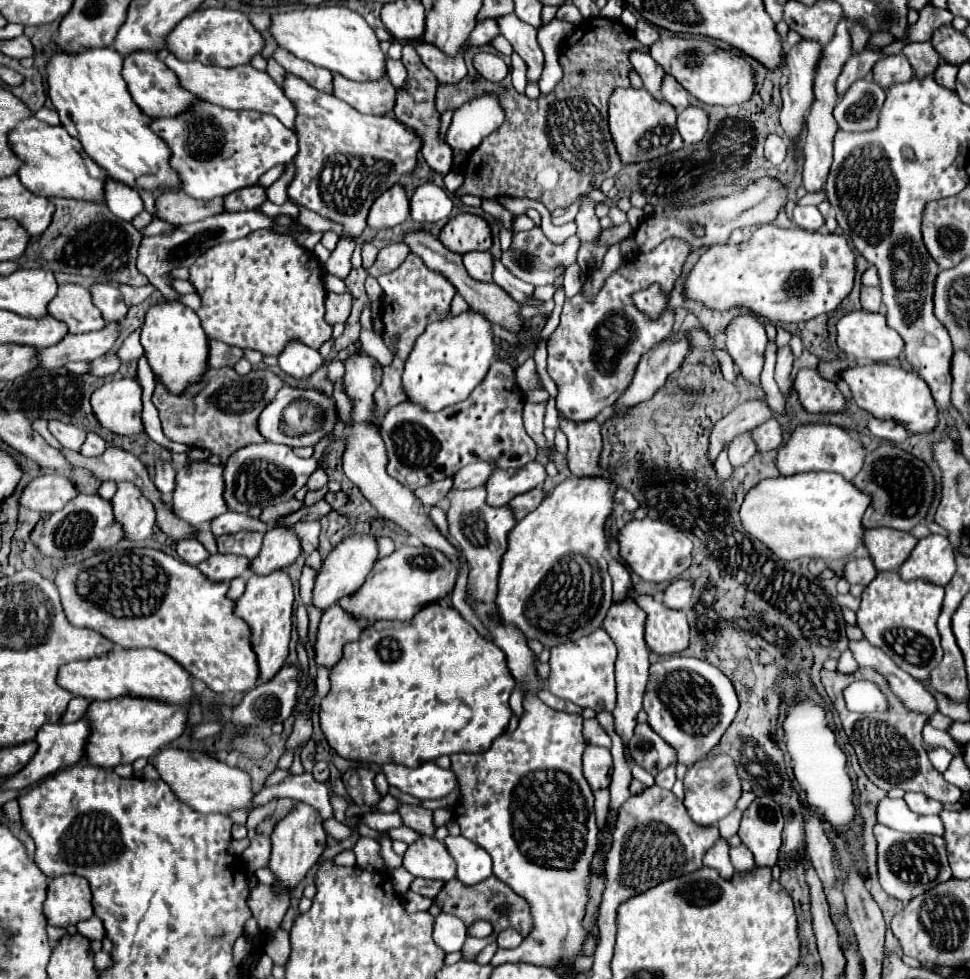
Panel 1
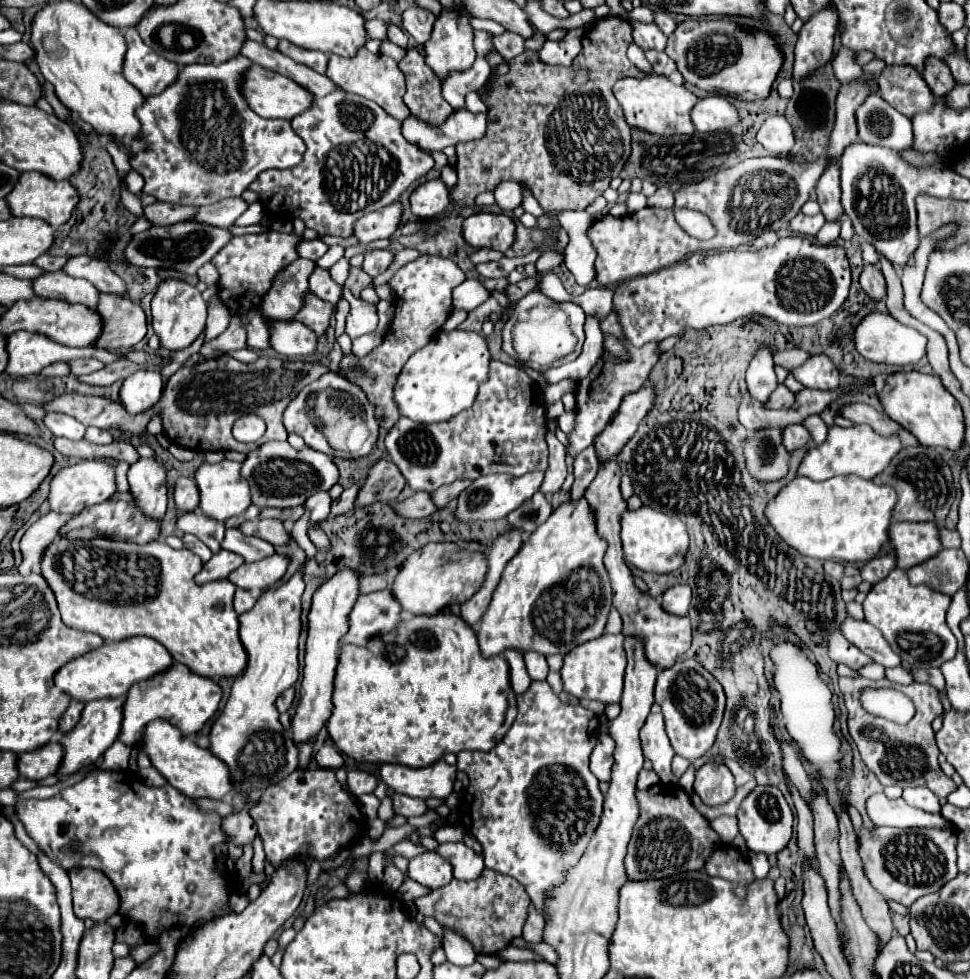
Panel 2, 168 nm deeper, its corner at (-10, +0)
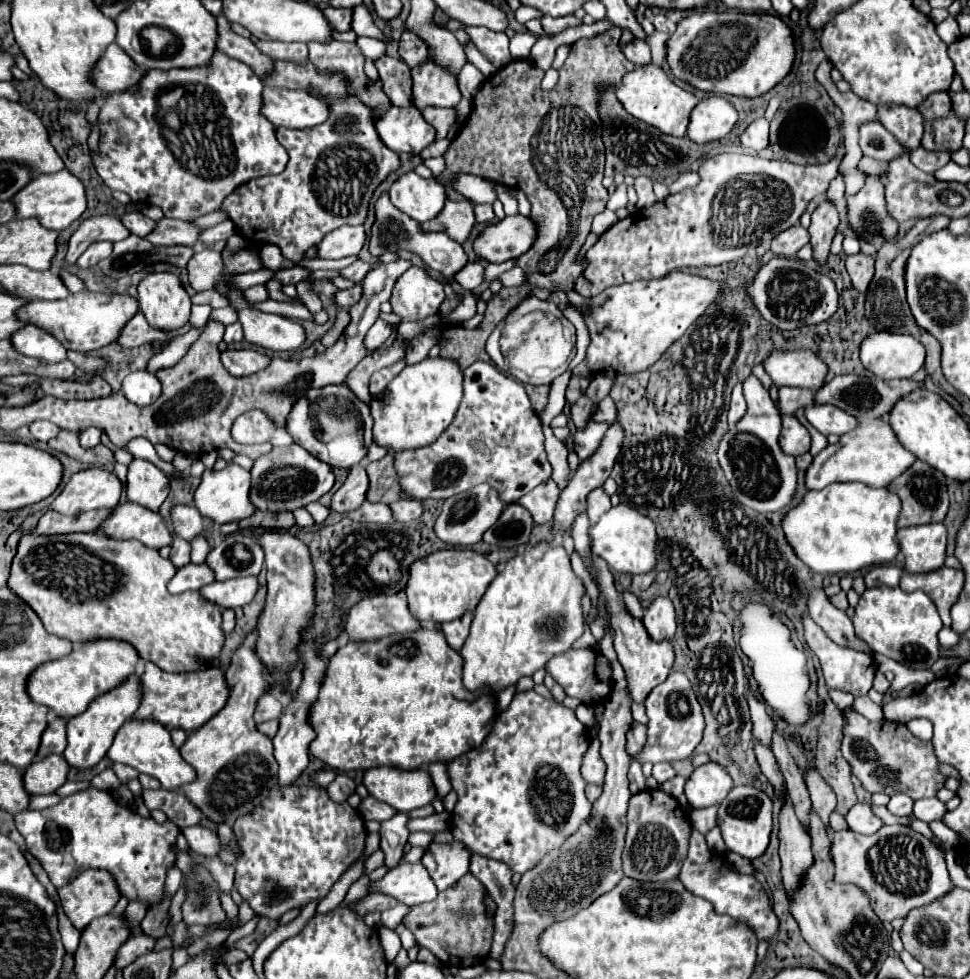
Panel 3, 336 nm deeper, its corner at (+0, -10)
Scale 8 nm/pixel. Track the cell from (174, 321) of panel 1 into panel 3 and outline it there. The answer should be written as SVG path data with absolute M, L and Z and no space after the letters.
M153 272L139 282L139 304L153 328L175 330L187 324L191 298L171 272Z

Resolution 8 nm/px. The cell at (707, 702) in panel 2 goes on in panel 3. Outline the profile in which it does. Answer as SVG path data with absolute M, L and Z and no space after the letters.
M671 672L669 678L659 684L645 700L649 724L647 724L647 744L641 754L637 754L637 762L673 762L673 760L687 760L695 746L701 742L701 734L705 728L701 706L695 698L691 682L683 672Z

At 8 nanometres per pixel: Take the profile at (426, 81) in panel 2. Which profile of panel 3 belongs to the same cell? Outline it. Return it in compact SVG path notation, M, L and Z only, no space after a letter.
M381 56L375 60L375 68L383 82L383 92L387 94L393 106L409 106L411 104L411 74L409 66L391 56Z

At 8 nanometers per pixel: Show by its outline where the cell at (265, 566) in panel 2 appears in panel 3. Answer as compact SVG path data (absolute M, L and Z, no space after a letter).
M233 578L225 582L213 582L199 590L199 594L207 600L217 604L221 610L225 608L241 608L249 604L257 592L257 578Z

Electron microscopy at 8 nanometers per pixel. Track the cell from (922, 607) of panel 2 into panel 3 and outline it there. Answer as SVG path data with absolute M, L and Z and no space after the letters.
M867 588L853 616L855 634L871 646L875 654L883 654L907 668L927 670L933 662L939 660L939 640L937 632L943 628L943 622L937 614L933 600L925 592L903 592L901 588Z

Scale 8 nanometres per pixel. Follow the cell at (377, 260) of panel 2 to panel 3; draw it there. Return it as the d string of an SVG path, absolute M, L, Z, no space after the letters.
M355 260L353 264L349 264L347 268L339 270L339 274L351 282L359 282L365 278L365 274L369 272L369 264L367 262L361 262L361 260Z

